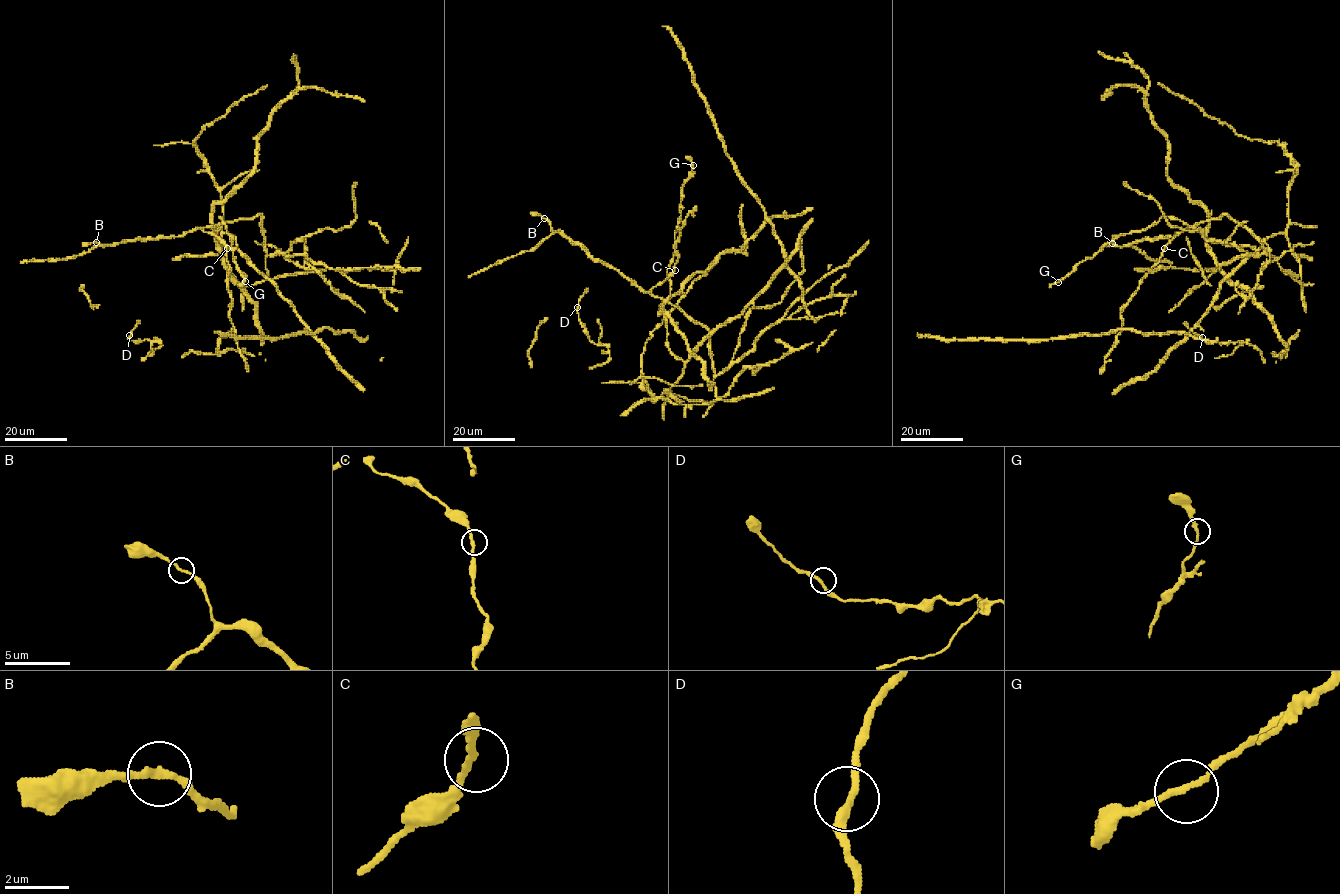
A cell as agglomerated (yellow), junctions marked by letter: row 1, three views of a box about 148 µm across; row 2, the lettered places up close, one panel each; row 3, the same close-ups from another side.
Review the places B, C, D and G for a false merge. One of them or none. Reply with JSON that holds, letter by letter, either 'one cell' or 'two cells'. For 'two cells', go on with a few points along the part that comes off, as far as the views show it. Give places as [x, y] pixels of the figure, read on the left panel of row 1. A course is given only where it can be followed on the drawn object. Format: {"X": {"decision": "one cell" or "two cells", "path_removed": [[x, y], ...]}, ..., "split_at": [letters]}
{"B": {"decision": "one cell"}, "C": {"decision": "one cell"}, "D": {"decision": "one cell"}, "G": {"decision": "one cell"}, "split_at": []}

